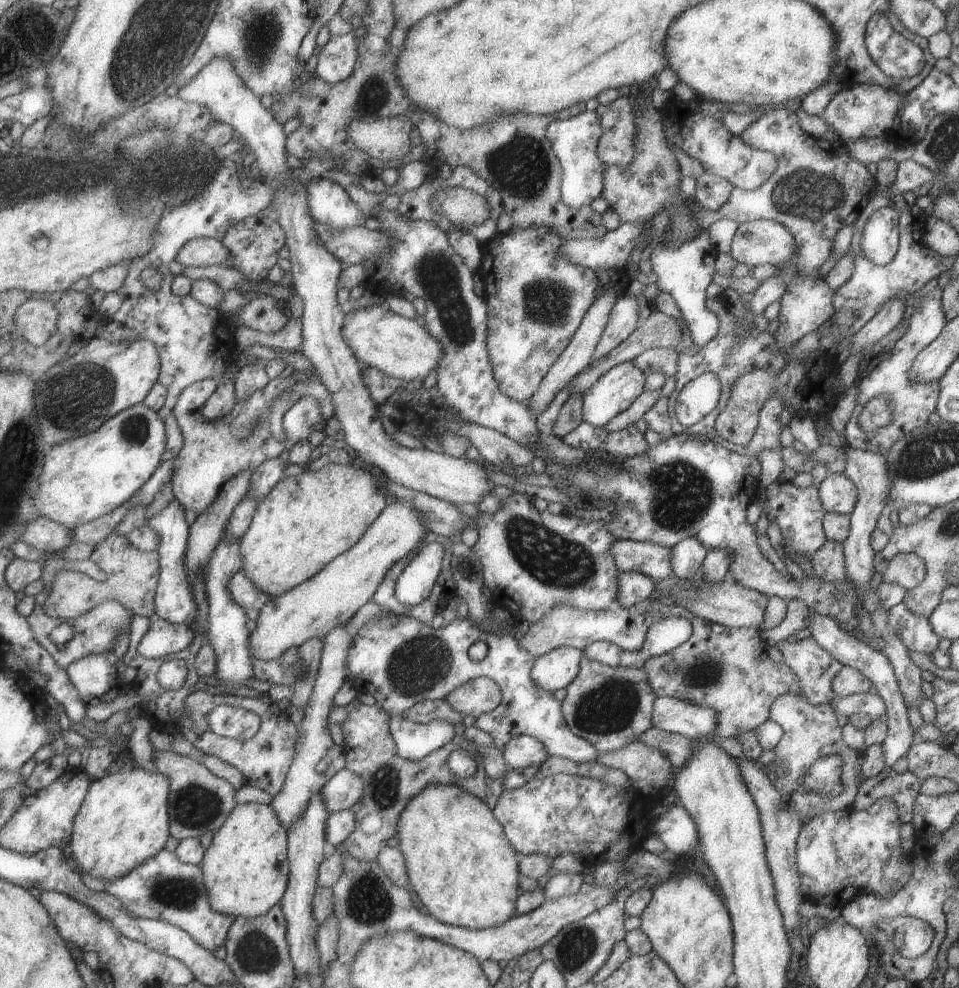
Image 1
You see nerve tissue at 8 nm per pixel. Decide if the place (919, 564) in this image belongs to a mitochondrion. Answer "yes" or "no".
no

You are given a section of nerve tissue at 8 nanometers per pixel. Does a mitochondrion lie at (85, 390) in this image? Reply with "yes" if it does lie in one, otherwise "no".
yes

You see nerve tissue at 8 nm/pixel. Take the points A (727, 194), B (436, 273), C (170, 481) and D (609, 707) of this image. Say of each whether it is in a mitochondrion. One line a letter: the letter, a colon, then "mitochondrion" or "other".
A: other
B: mitochondrion
C: other
D: mitochondrion

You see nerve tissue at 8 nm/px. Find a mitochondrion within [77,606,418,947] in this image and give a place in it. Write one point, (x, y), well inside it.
(368, 903)

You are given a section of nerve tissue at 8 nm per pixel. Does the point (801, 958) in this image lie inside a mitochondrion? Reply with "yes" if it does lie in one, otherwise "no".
no

